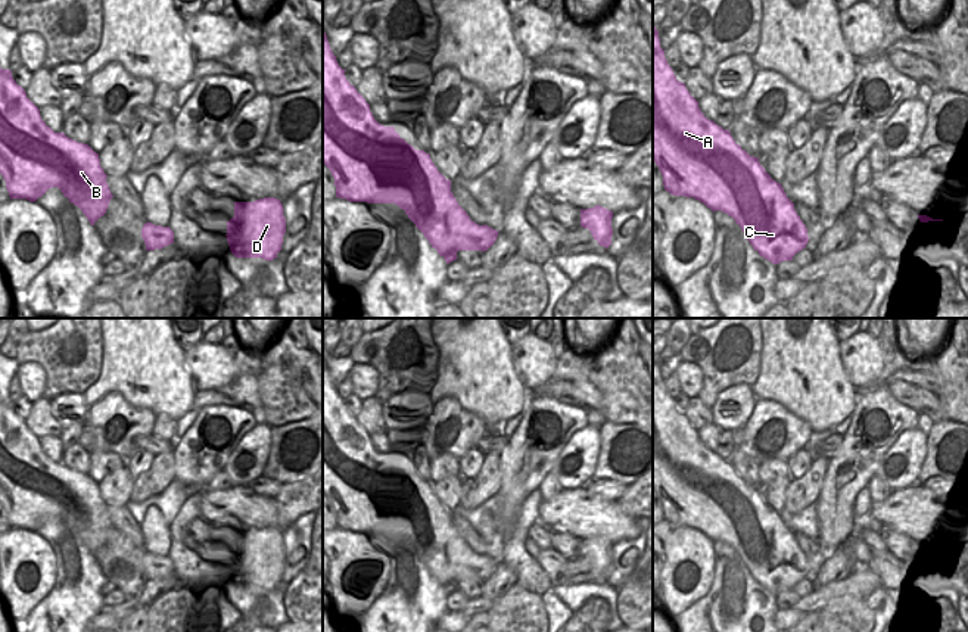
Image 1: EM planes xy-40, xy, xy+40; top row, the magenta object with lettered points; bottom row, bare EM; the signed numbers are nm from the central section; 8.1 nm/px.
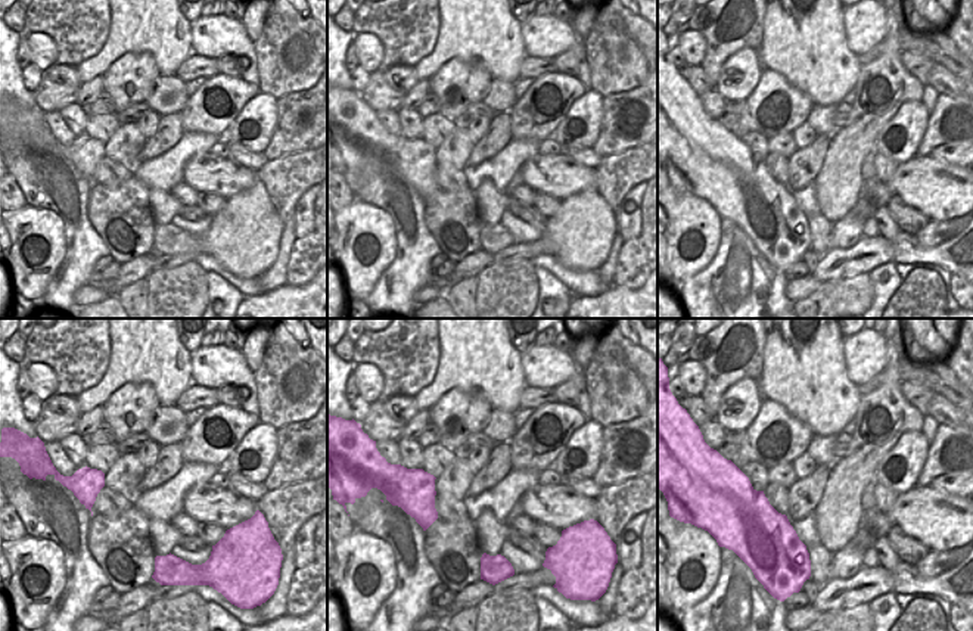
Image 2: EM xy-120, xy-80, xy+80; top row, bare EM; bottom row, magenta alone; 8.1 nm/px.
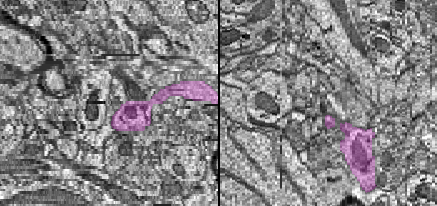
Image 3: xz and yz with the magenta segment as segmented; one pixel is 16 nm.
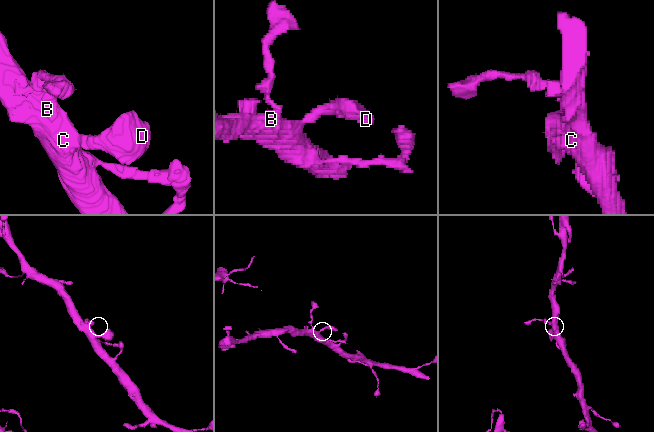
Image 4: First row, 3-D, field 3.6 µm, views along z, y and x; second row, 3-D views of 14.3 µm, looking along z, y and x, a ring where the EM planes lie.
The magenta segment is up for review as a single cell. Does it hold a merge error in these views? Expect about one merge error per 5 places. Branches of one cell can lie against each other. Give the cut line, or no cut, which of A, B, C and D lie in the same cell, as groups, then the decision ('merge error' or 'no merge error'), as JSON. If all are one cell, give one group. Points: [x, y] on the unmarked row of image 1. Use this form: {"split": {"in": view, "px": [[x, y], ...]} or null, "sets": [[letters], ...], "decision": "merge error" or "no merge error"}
{"split": null, "sets": [["A", "B", "C", "D"]], "decision": "no merge error"}

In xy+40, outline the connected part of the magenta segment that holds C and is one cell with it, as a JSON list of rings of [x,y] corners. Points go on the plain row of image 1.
[[[653,357],[653,491],[663,505],[664,520],[694,527],[707,538],[732,547],[760,586],[779,594],[806,577],[807,558],[782,516],[771,508],[759,488],[735,473],[729,460],[707,449],[685,414],[678,411]]]

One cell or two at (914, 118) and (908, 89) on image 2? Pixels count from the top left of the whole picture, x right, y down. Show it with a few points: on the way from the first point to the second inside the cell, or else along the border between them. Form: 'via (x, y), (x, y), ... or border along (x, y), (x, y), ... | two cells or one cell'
border along (920, 99), (904, 102), (885, 123) | two cells

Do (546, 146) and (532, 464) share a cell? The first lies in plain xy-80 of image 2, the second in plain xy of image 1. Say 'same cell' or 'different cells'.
different cells

